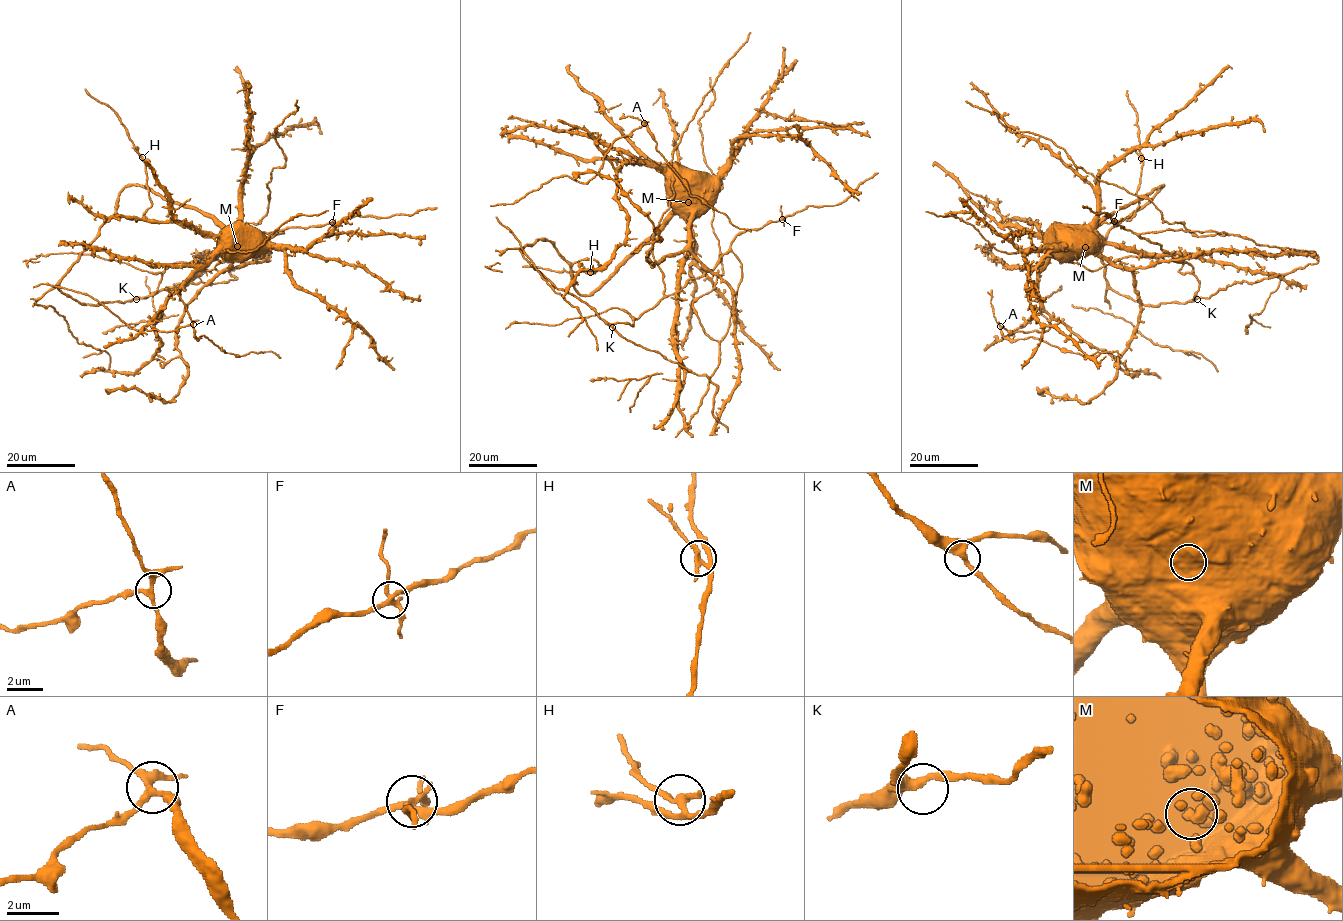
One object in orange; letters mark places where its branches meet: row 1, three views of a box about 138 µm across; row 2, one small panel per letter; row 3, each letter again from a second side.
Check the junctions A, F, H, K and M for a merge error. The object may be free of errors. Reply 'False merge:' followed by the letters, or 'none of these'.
False merge: F

